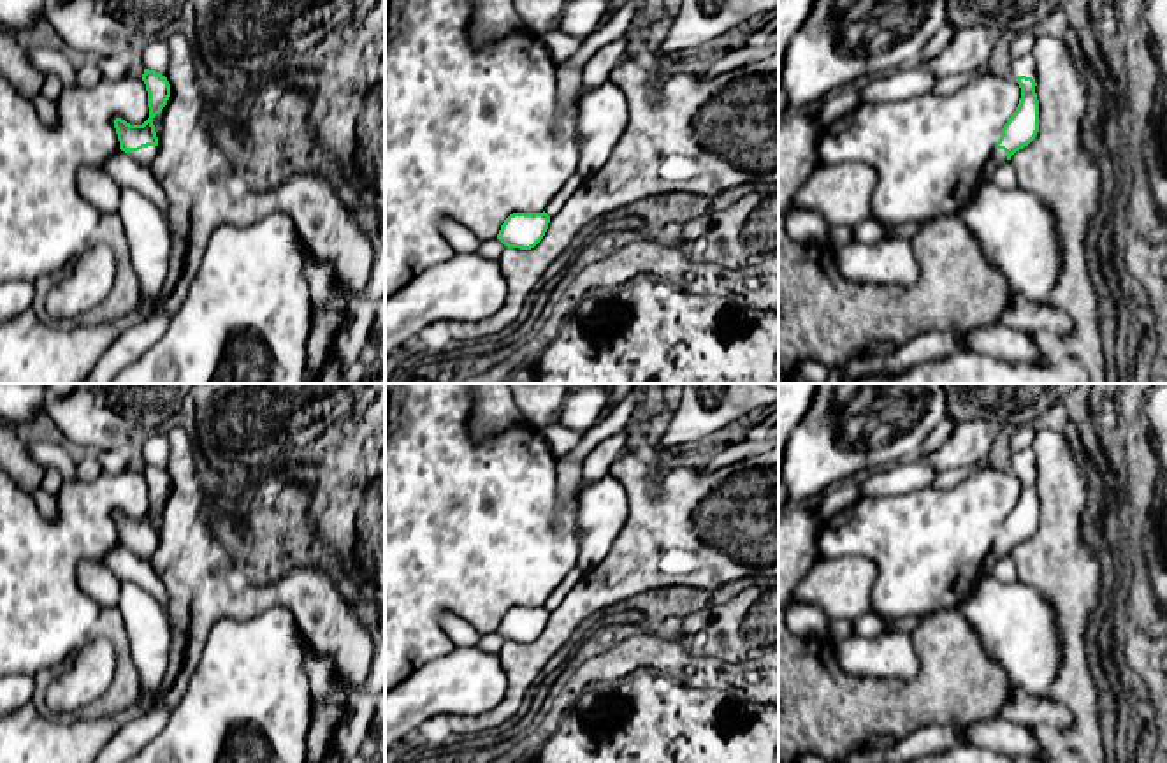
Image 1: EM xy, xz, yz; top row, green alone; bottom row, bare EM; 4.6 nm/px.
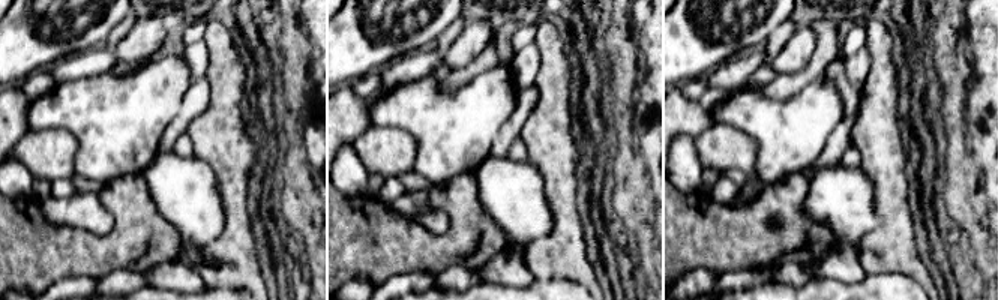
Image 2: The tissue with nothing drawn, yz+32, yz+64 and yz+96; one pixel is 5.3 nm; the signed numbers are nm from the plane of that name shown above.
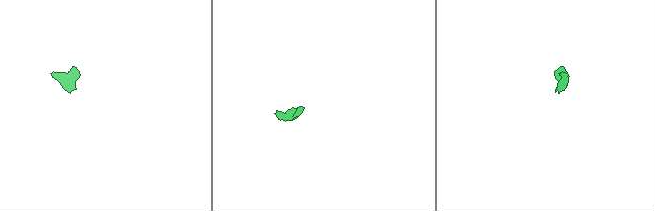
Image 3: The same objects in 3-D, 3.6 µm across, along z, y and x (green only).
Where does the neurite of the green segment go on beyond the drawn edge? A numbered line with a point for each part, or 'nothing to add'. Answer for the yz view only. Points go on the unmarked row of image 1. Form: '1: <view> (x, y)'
1: yz (999, 551)

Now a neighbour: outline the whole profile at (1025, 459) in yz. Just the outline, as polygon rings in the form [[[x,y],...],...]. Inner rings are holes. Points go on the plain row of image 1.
[[[1032,447],[1023,448],[1011,455],[1007,471],[1016,473],[1018,469],[1032,471],[1037,476],[1037,457]]]

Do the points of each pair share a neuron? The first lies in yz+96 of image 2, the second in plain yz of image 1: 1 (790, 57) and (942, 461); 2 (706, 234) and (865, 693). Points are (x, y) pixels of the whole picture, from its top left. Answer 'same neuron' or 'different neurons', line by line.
1: same neuron
2: same neuron

